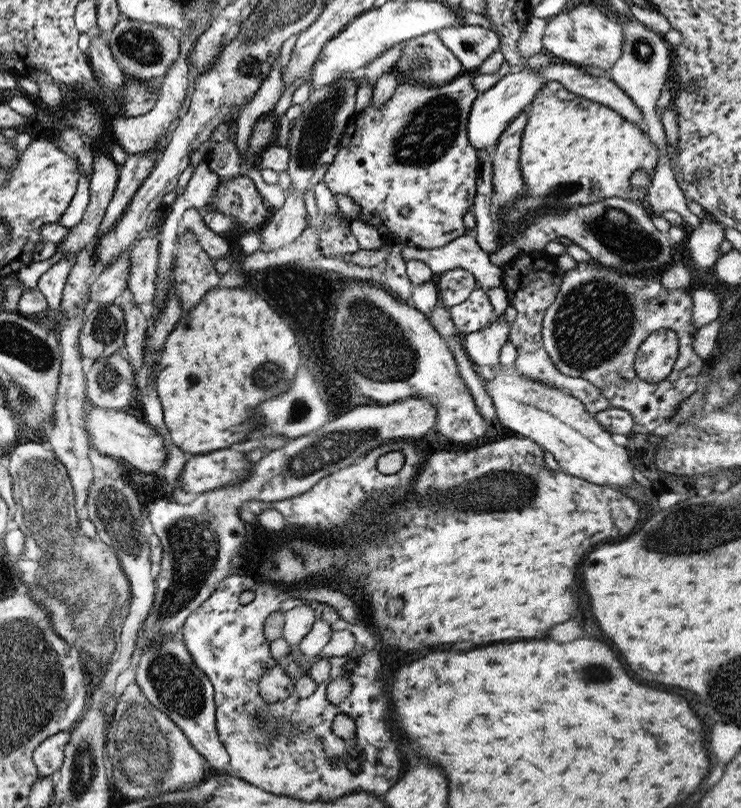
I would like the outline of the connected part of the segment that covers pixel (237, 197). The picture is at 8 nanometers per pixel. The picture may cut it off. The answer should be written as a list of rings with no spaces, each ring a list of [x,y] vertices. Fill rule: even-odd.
[[[239,176],[223,183],[218,183],[209,202],[213,204],[215,212],[231,216],[239,230],[254,231],[257,226],[263,225],[268,220],[271,213],[266,210],[257,188],[247,177]]]

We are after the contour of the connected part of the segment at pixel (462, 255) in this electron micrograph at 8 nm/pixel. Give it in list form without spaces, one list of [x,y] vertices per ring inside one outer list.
[[[464,234],[439,248],[419,248],[405,244],[401,248],[403,260],[419,259],[439,275],[453,269],[467,270],[482,290],[501,285],[502,267],[489,262],[489,256],[479,248],[475,238]]]

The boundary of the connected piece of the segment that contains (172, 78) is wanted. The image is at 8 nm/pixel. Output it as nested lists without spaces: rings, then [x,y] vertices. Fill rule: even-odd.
[[[177,31],[176,34],[177,40],[179,40],[179,56],[177,60],[169,65],[168,72],[163,76],[161,89],[159,89],[158,98],[153,108],[149,109],[147,113],[140,114],[139,116],[111,116],[108,119],[108,127],[112,132],[112,138],[114,138],[115,142],[117,142],[127,154],[149,152],[149,150],[153,150],[153,148],[159,144],[159,140],[161,140],[163,136],[169,135],[171,125],[175,121],[175,118],[177,118],[177,114],[179,114],[181,102],[183,102],[187,95],[187,86],[189,86],[192,80],[190,77],[190,66],[187,65],[187,56],[192,50],[198,36],[195,31],[189,31],[187,34]]]

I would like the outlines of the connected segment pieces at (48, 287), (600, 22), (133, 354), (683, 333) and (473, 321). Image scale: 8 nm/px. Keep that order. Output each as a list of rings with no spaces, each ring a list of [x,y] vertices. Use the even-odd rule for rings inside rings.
[[[79,250],[67,260],[58,260],[39,276],[35,289],[45,296],[45,300],[47,300],[45,307],[47,309],[55,310],[58,308],[65,279],[69,275],[69,269],[73,267],[73,263],[77,260],[77,255],[79,255]]]
[[[582,3],[577,6],[565,6],[559,14],[548,18],[541,37],[543,50],[551,52],[555,61],[562,61],[578,68],[591,66],[606,73],[621,55],[621,43],[621,23],[600,12],[593,4]]]
[[[133,300],[119,305],[123,311],[126,333],[123,341],[128,364],[131,364],[133,372],[143,368],[143,352],[145,352],[145,334],[148,326],[147,316],[142,314],[139,306],[133,304]]]
[[[592,261],[577,262],[575,268],[563,274],[555,298],[544,312],[540,332],[542,346],[560,373],[591,382],[609,400],[611,408],[627,410],[631,414],[635,429],[651,433],[655,426],[671,422],[679,404],[698,387],[697,380],[699,373],[702,373],[704,360],[692,348],[696,329],[691,322],[691,305],[689,288],[667,290],[661,284],[660,276],[627,275]],[[660,330],[668,330],[675,335],[678,353],[666,380],[651,384],[636,375],[634,356],[645,338],[653,331]]]
[[[463,300],[450,307],[449,311],[455,332],[460,337],[483,328],[493,316],[489,302],[473,302],[473,300]]]

